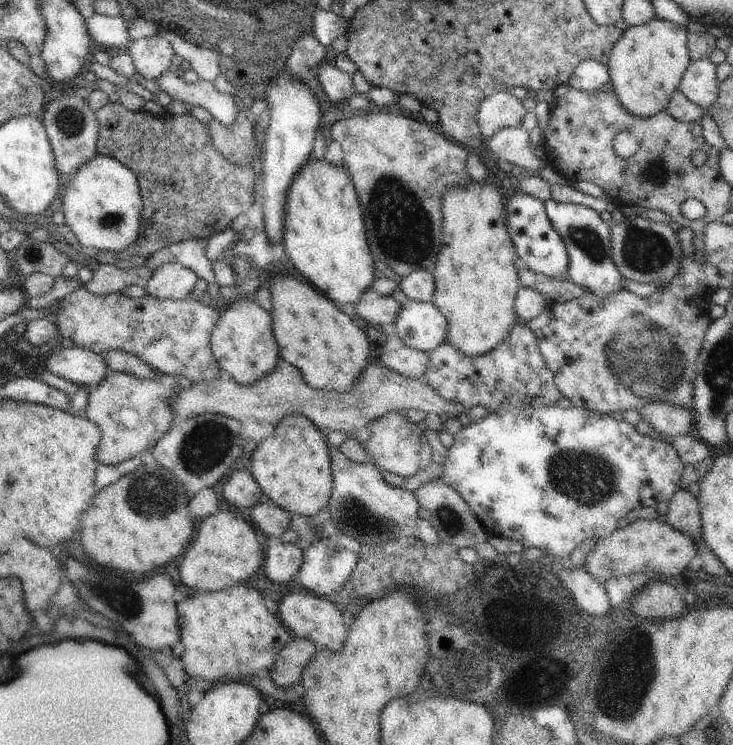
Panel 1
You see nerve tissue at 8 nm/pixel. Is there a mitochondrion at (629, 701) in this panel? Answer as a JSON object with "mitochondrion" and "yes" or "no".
{"mitochondrion":"yes"}

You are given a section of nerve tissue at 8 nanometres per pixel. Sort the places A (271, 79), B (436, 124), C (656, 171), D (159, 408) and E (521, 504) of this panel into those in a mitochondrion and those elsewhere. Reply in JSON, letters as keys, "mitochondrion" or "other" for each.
{"A":"other","B":"other","C":"mitochondrion","D":"mitochondrion","E":"other"}

